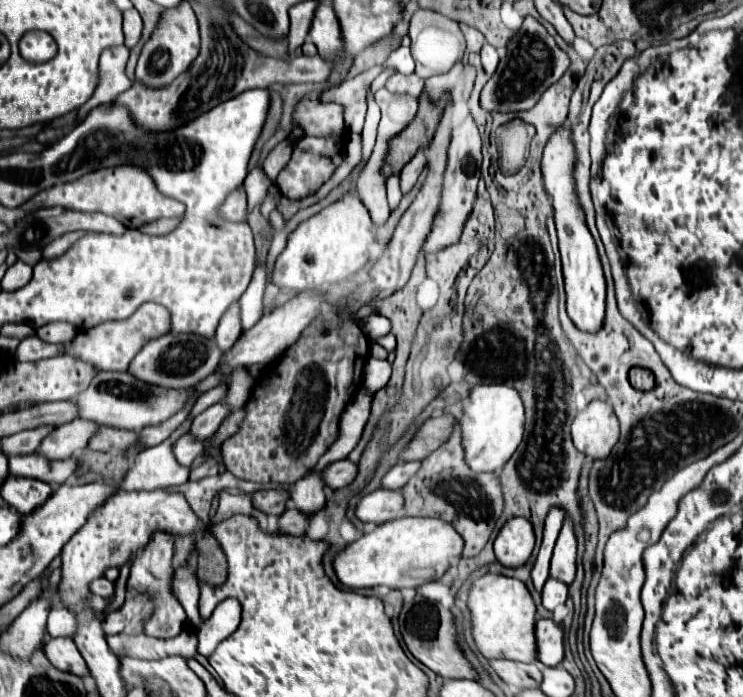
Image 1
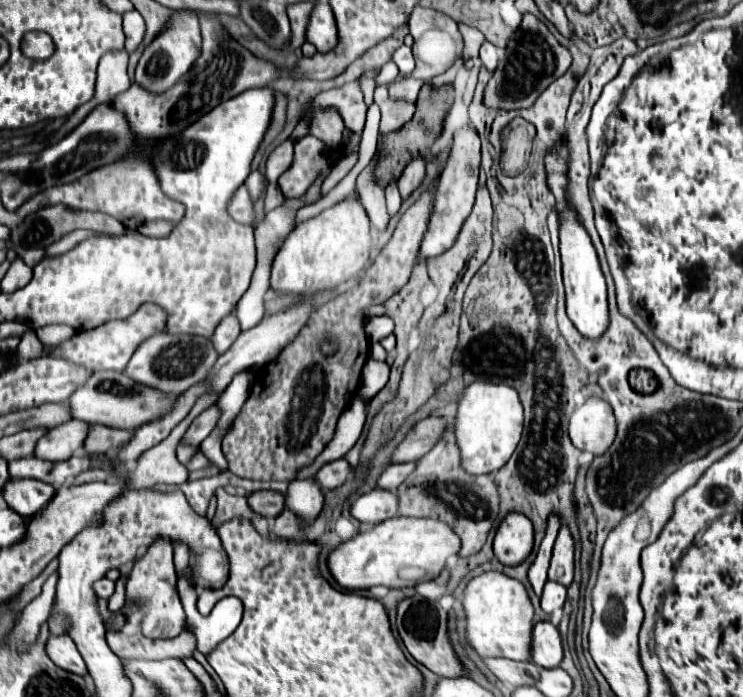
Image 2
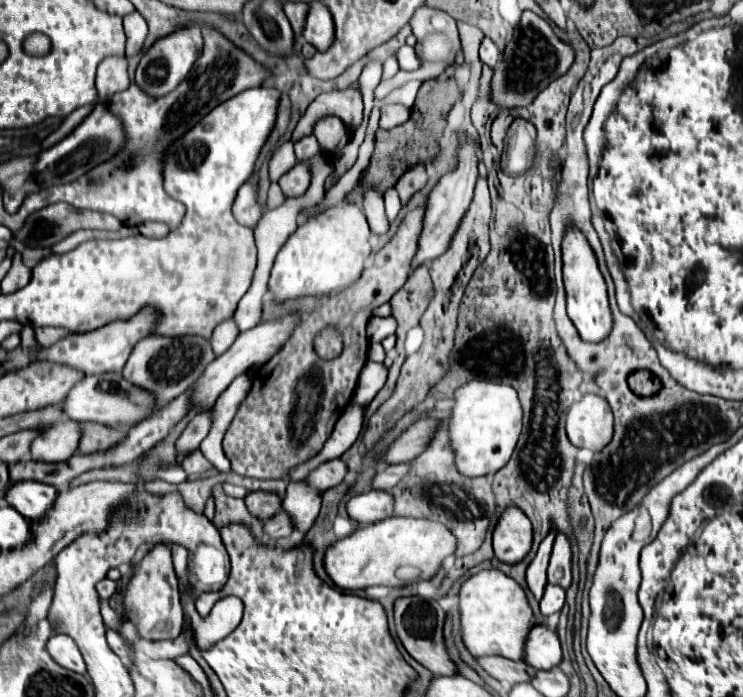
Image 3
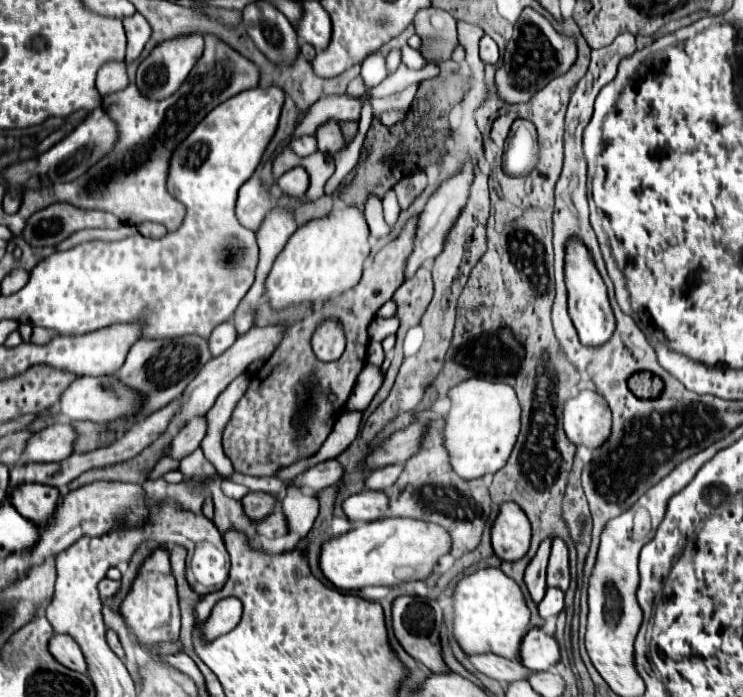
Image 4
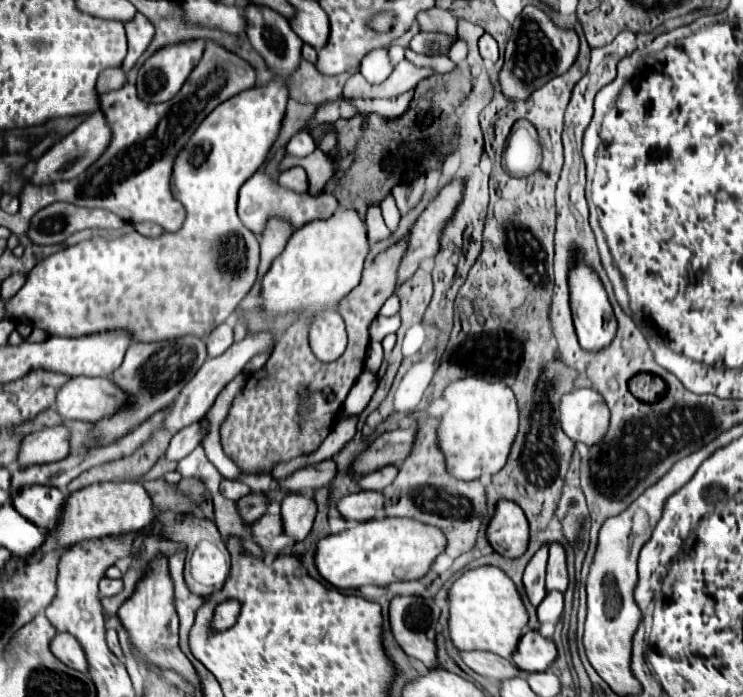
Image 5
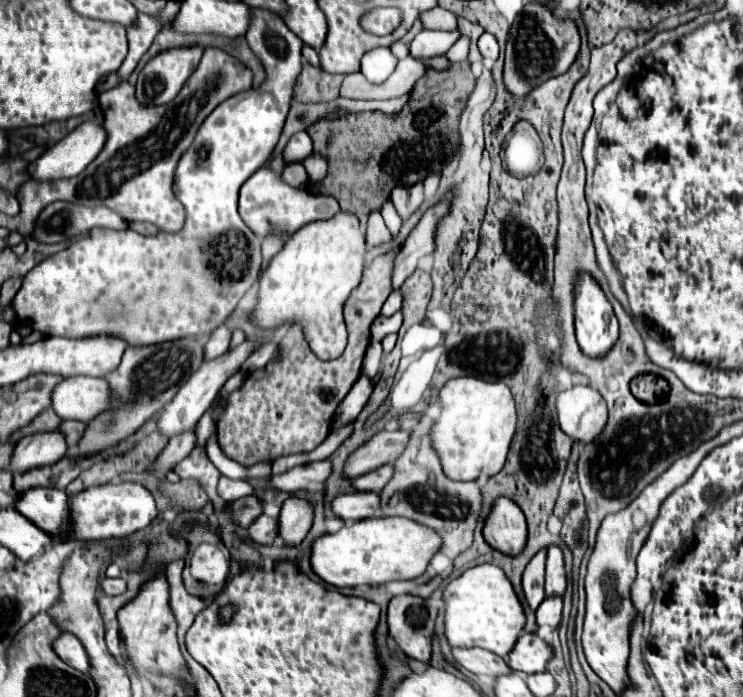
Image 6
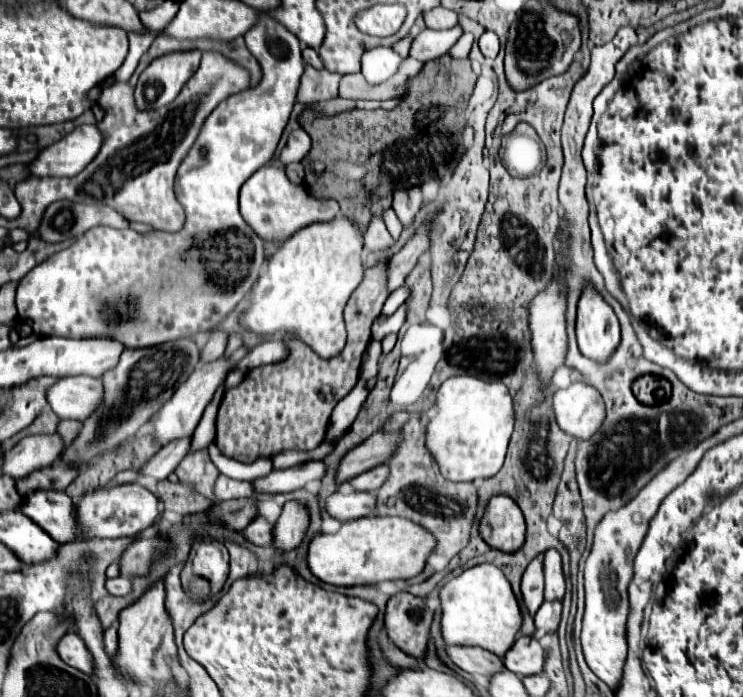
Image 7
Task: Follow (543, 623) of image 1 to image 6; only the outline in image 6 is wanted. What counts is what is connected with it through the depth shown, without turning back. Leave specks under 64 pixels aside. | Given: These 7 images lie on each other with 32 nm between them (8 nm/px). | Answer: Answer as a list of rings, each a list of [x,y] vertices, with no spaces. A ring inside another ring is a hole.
[[[522,634],[512,652],[508,654],[508,664],[514,672],[536,674],[544,672],[550,656],[552,650],[536,634]]]

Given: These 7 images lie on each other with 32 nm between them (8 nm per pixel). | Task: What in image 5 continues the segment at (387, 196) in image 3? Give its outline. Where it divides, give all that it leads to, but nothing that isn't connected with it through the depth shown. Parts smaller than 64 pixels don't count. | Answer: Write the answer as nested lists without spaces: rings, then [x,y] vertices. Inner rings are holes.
[[[386,196],[386,200],[380,204],[382,208],[382,216],[384,216],[384,222],[390,230],[396,230],[398,228],[398,222],[400,222],[400,212],[394,204],[394,198],[392,196]]]

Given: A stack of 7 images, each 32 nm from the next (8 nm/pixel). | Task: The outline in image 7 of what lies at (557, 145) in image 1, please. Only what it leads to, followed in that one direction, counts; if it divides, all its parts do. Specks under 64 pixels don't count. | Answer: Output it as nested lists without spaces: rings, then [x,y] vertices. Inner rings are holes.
[[[590,286],[578,302],[576,336],[582,356],[594,362],[608,362],[620,344],[620,324],[614,310]]]

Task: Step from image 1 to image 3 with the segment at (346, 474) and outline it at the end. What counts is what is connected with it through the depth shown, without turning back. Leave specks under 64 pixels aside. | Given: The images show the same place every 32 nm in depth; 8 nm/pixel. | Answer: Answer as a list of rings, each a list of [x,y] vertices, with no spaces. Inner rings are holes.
[[[330,460],[330,462],[324,462],[320,464],[316,470],[312,470],[304,482],[318,490],[318,492],[324,492],[332,486],[338,486],[346,476],[346,468],[344,468],[344,462],[342,460]]]

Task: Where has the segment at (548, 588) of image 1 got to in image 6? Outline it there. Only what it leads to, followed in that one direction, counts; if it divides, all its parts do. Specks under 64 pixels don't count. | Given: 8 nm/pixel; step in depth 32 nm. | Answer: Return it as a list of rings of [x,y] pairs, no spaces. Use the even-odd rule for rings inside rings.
[[[554,596],[554,598],[544,600],[544,602],[540,604],[540,608],[536,610],[536,624],[538,624],[538,626],[558,628],[560,616],[562,616],[562,598]]]

